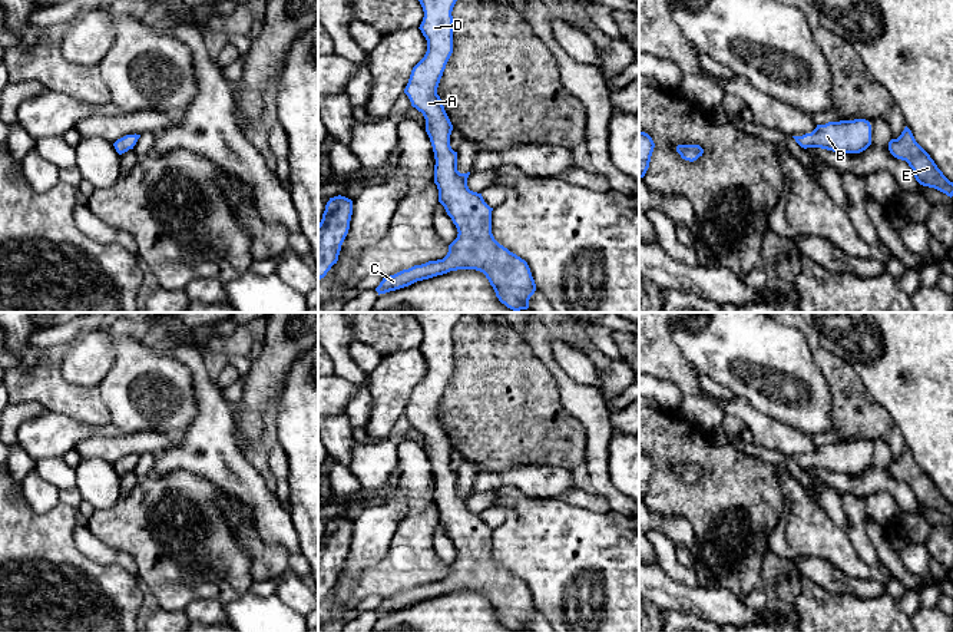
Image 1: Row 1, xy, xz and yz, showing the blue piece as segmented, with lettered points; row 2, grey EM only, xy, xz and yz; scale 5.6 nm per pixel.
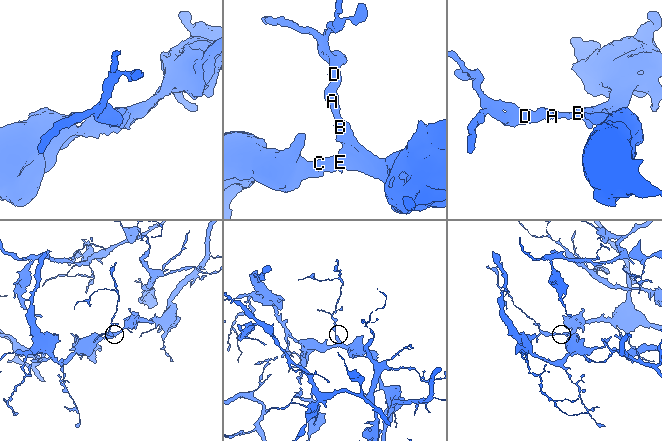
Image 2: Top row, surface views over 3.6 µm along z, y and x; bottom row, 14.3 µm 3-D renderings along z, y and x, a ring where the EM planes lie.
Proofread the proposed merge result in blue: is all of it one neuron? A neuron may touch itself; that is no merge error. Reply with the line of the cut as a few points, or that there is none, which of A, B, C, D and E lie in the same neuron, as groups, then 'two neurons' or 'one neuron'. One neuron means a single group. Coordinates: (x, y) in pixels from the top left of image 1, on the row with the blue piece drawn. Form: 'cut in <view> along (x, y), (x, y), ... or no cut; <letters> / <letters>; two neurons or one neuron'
no cut; A B C D E; one neuron

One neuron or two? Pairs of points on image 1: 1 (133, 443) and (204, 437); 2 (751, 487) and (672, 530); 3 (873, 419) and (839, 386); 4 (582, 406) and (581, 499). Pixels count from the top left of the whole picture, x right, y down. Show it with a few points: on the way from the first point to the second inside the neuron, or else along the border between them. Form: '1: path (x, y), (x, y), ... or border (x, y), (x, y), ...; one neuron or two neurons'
1: border (169, 447), (155, 457); two neurons
2: border (655, 513), (688, 520), (690, 552); two neurons
3: path (864, 410), (847, 393); one neuron
4: border (595, 490), (606, 500), (611, 509); two neurons

